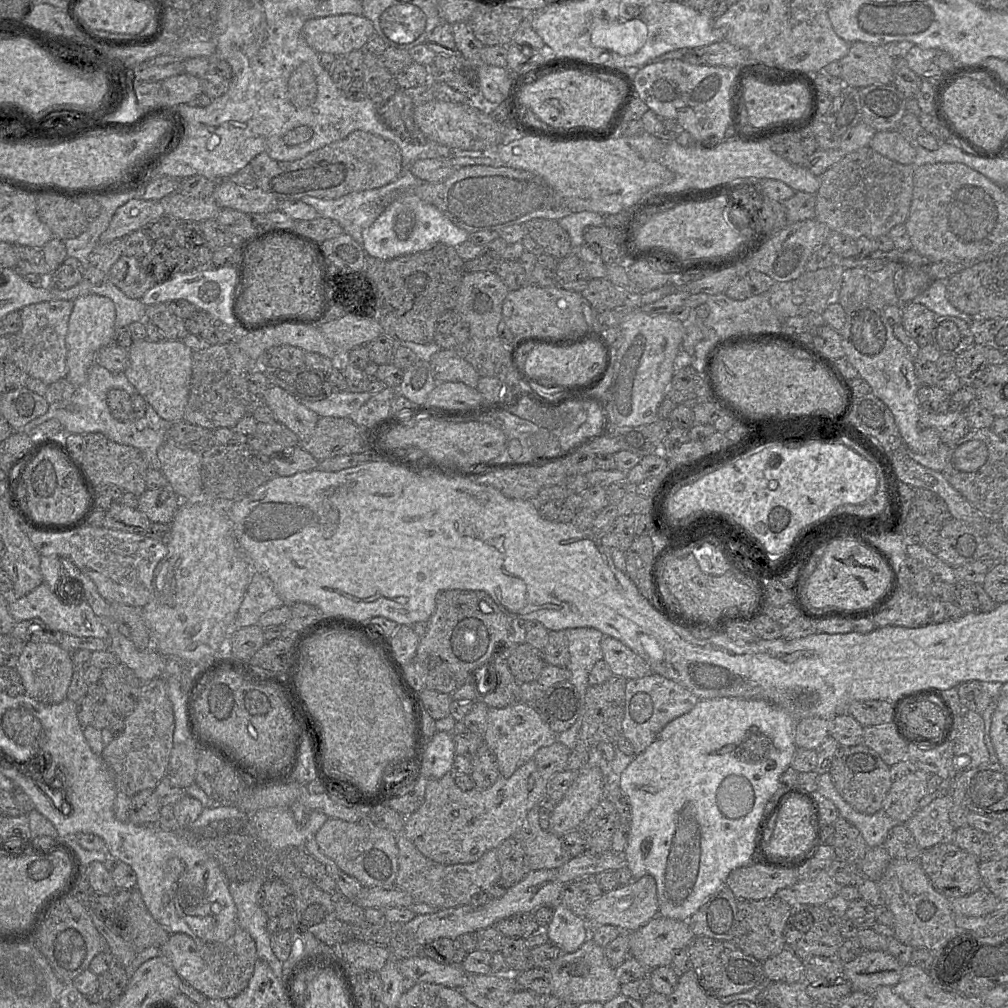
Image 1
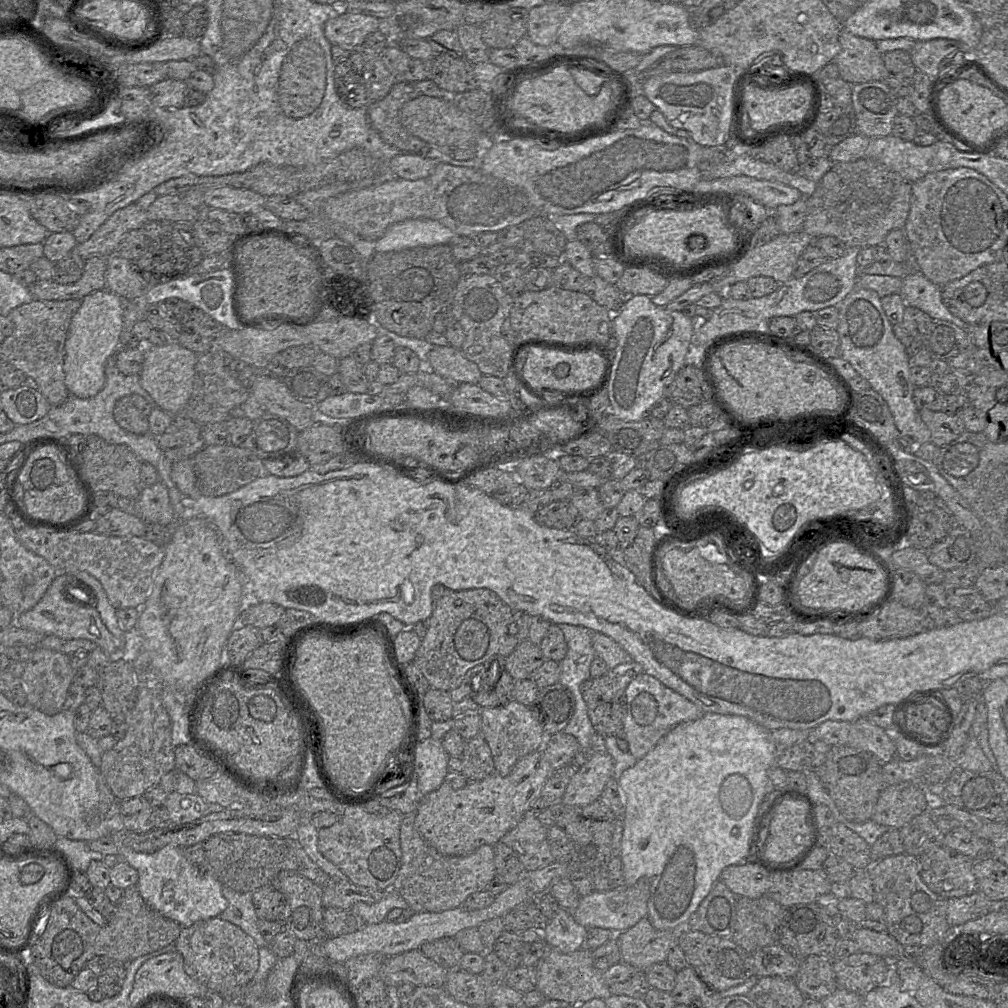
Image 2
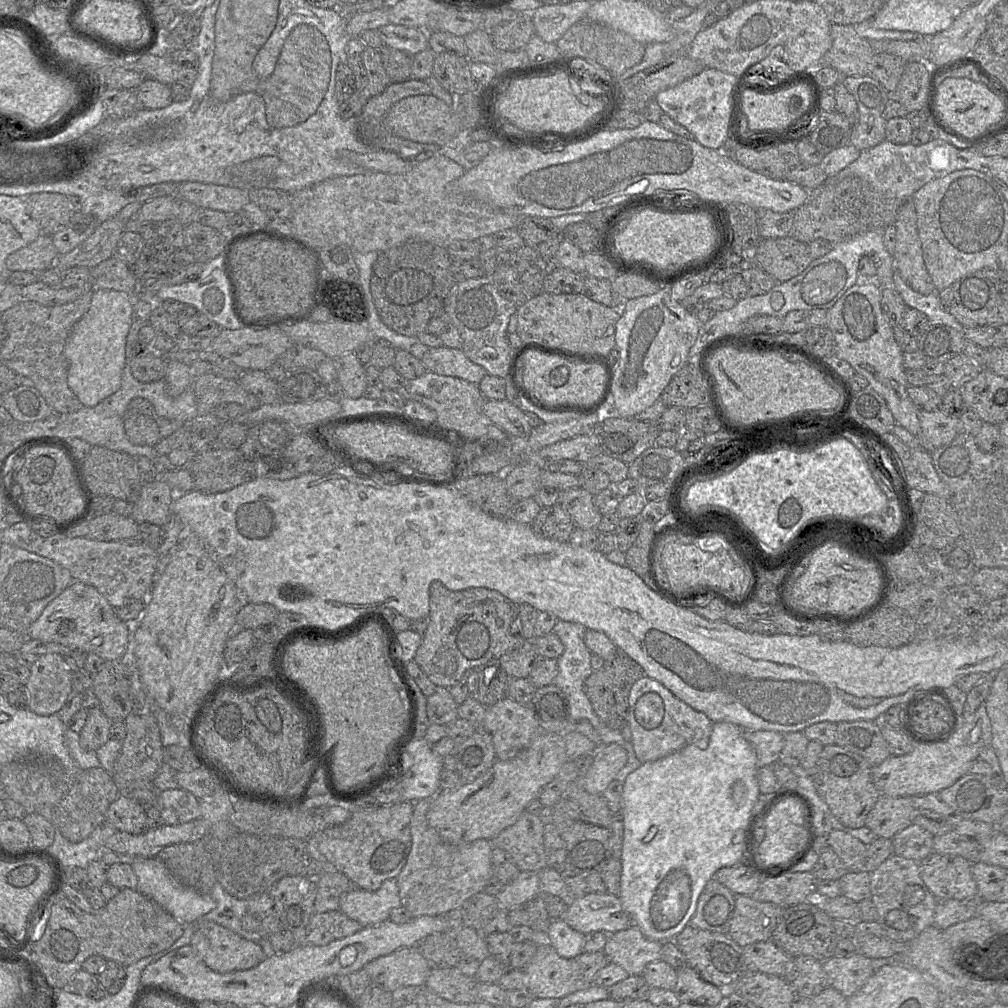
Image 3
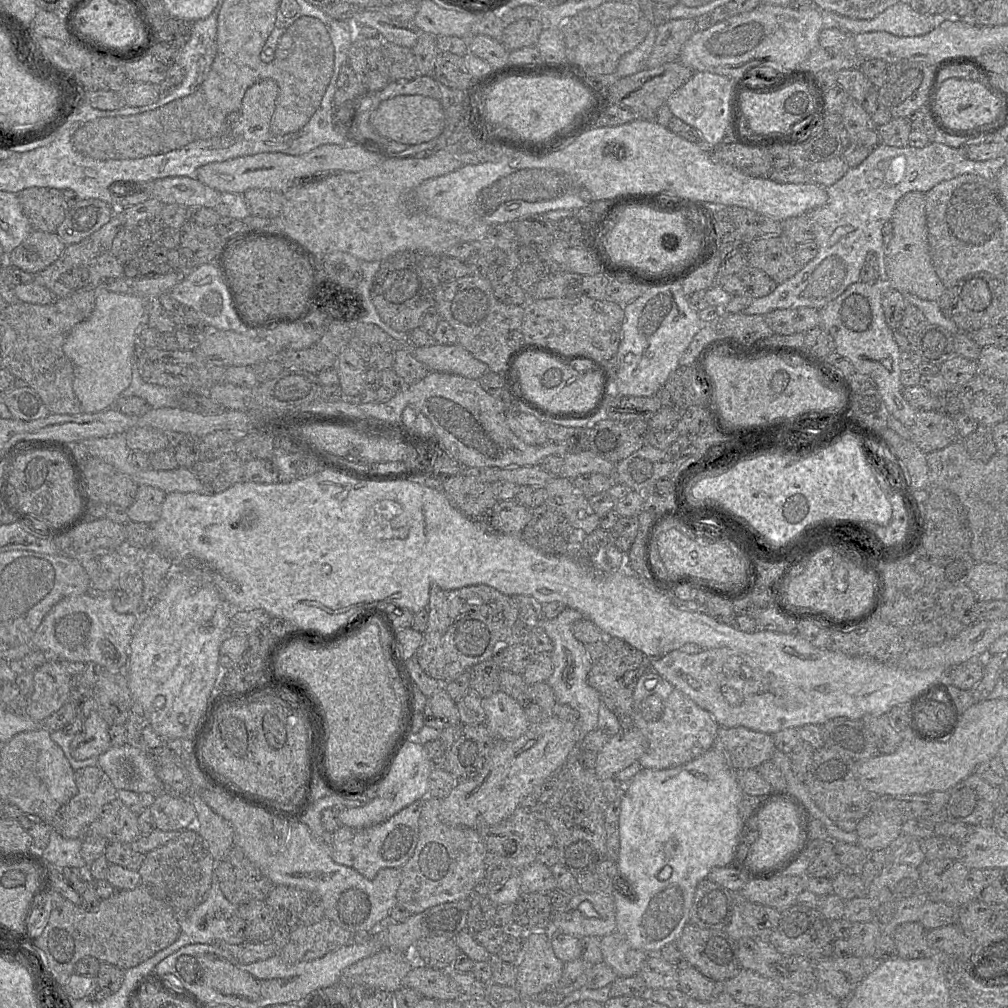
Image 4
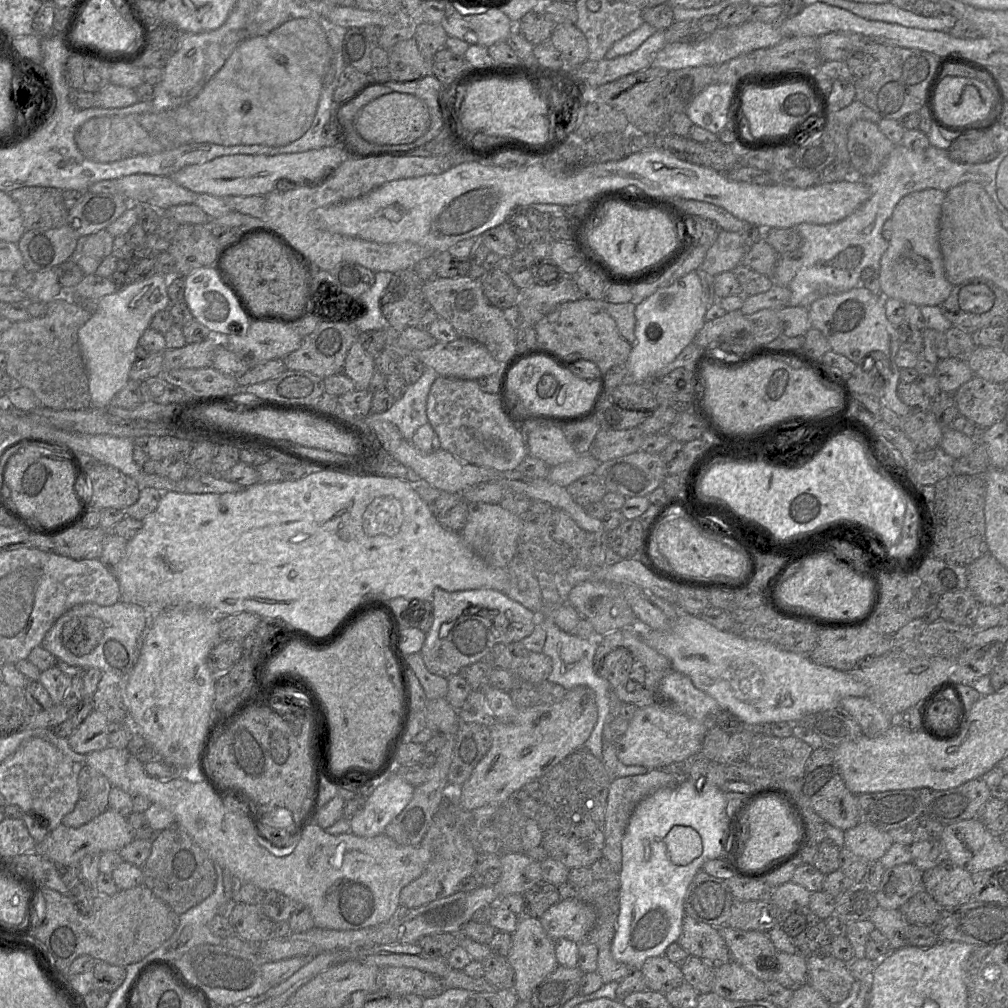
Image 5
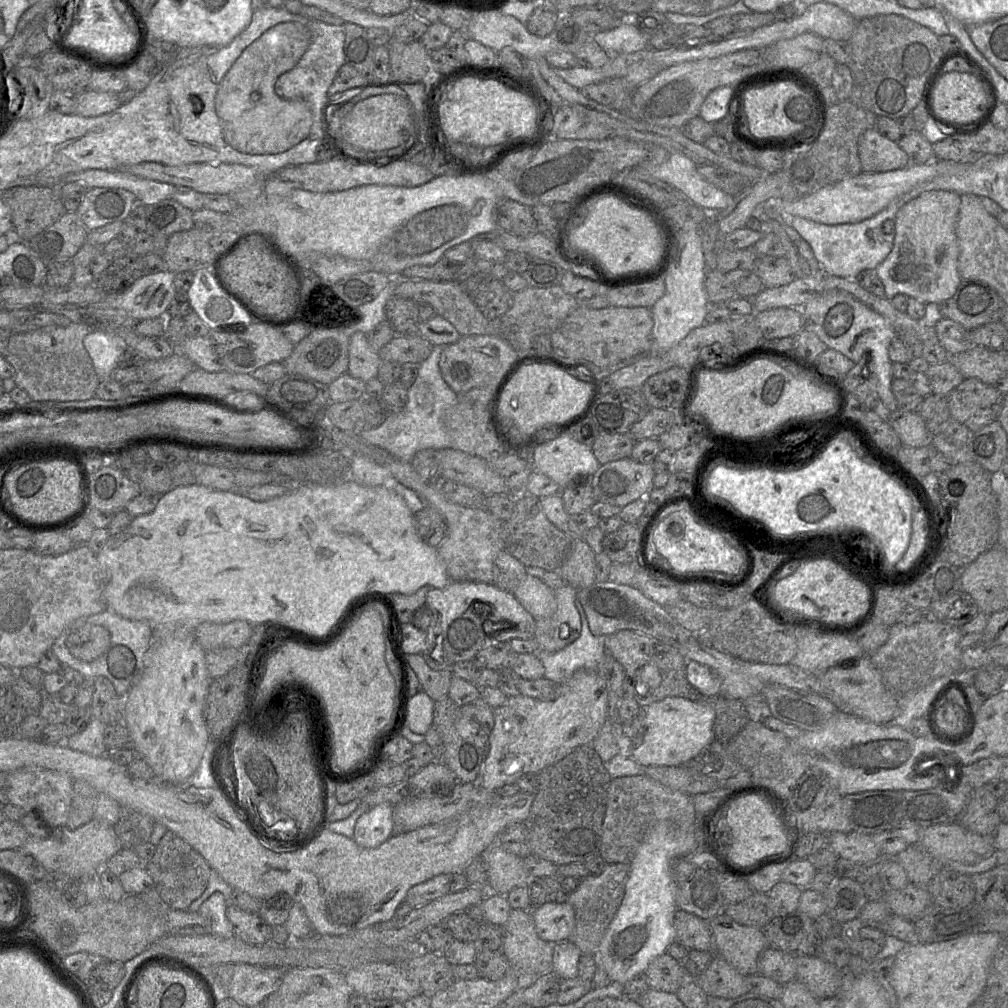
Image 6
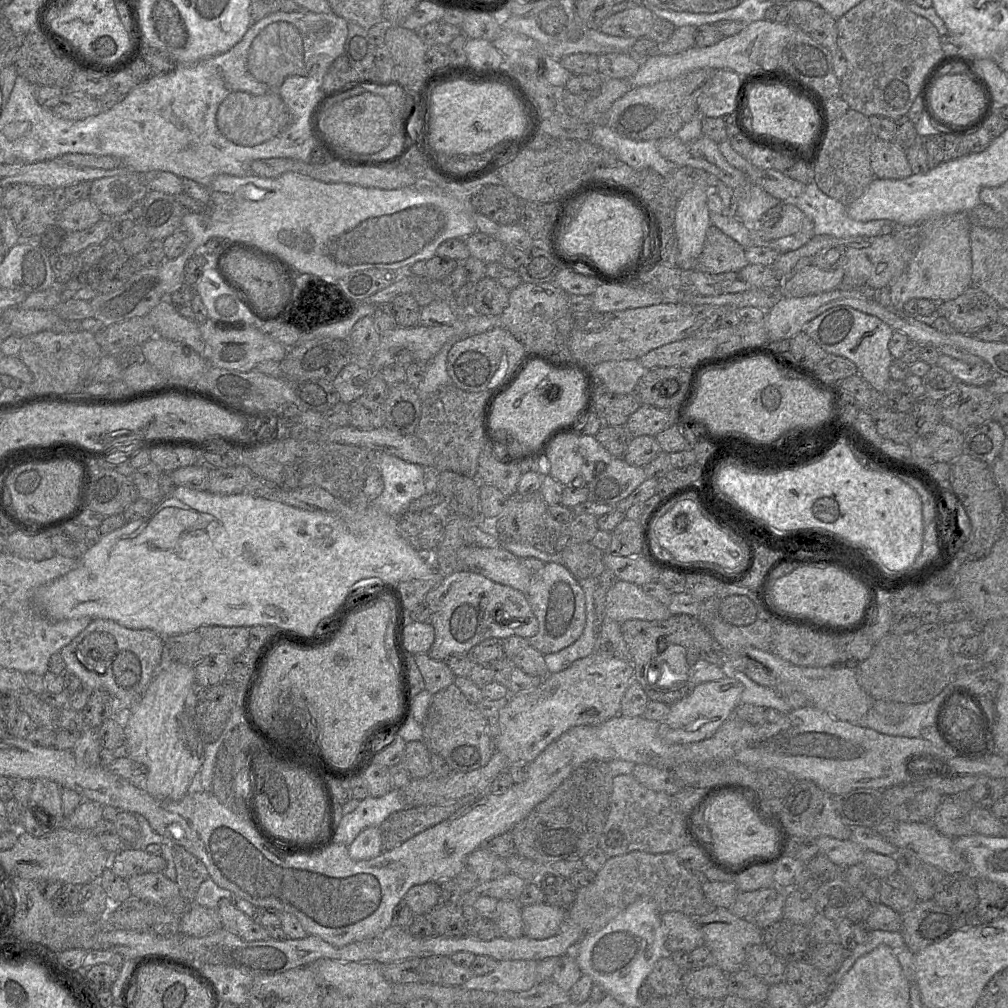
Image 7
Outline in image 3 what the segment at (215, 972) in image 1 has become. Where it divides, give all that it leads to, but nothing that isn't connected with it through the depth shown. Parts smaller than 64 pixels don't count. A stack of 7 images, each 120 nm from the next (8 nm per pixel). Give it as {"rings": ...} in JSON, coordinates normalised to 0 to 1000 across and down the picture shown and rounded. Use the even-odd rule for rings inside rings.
{"rings":[[[197,912],[189,936],[208,961],[226,965],[246,962],[262,952],[257,936],[245,933],[214,915]]]}

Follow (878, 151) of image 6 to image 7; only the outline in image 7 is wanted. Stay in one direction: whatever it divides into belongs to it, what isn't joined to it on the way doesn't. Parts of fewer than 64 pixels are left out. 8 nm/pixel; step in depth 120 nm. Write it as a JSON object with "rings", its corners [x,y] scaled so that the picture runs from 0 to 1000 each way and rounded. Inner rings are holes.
{"rings":[[[868,139],[863,164],[867,176],[872,178],[896,178],[906,173],[898,149],[885,140]]]}

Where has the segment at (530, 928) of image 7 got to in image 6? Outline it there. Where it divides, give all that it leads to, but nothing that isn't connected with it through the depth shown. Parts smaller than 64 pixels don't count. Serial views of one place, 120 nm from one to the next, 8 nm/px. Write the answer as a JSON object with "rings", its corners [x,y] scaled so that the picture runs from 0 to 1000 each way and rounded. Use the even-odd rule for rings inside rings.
{"rings":[[[563,894],[527,900],[526,906],[532,926],[538,933],[549,938],[565,933],[570,920],[570,904]]]}

